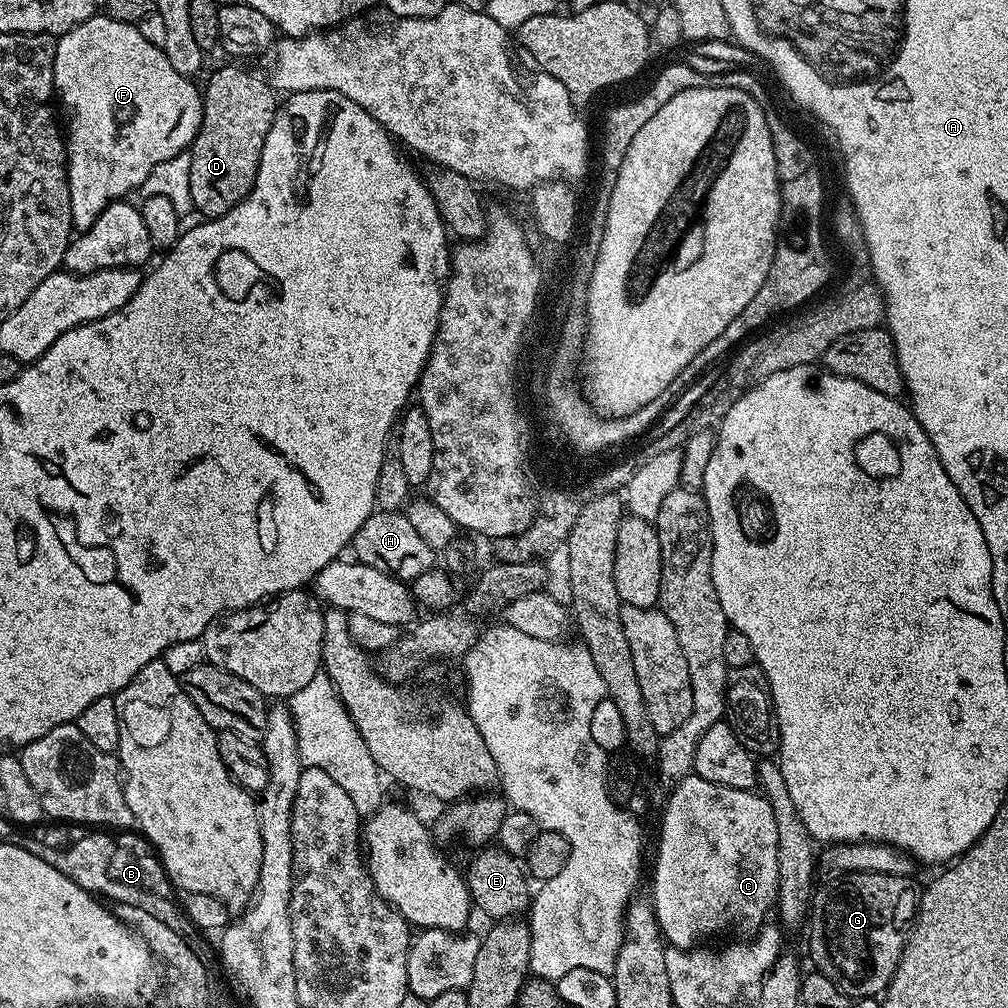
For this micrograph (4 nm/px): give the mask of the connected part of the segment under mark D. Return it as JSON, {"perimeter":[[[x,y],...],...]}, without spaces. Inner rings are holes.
{"perimeter":[[[220,68],[209,78],[208,85],[203,85],[202,95],[204,113],[190,149],[190,198],[193,209],[197,213],[200,211],[201,217],[215,218],[226,214],[247,198],[248,191],[256,185],[262,146],[266,142],[266,134],[270,134],[270,126],[278,111],[278,93],[265,77],[263,80],[244,68]]]}

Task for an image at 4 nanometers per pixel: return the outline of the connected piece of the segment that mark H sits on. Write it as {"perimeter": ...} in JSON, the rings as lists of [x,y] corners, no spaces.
{"perimeter":[[[373,511],[372,516],[366,518],[362,526],[358,526],[358,534],[354,534],[350,552],[359,563],[370,566],[374,570],[382,570],[386,575],[405,582],[416,580],[424,571],[434,568],[433,548],[423,540],[417,530],[414,530],[403,511]]]}

